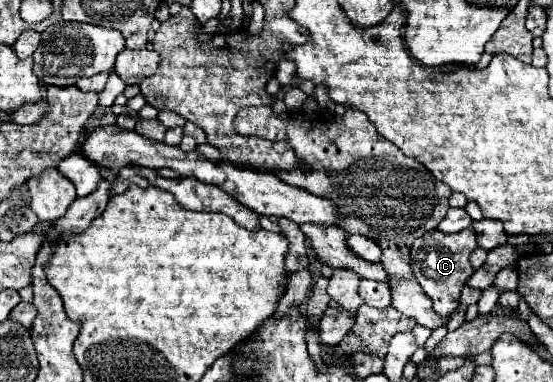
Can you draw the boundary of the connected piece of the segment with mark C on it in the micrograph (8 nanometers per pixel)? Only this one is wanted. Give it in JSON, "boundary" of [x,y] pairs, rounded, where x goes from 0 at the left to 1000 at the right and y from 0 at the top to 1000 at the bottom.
{"boundary":[[[850,599],[817,610],[817,615],[799,615],[799,605],[774,605],[770,615],[756,620],[745,641],[745,704],[749,720],[756,725],[756,741],[763,746],[767,767],[781,783],[781,804],[796,830],[817,825],[821,809],[828,804],[832,767],[846,725],[857,715],[846,673],[861,652],[861,626]]]}

